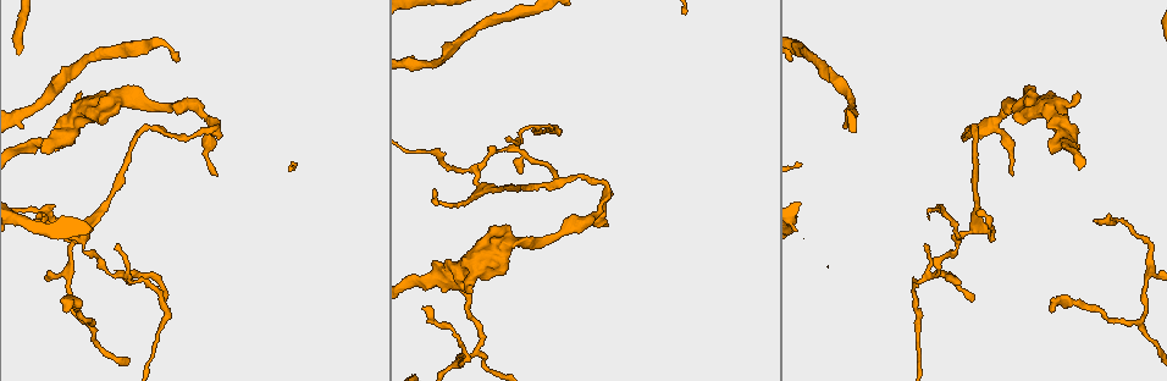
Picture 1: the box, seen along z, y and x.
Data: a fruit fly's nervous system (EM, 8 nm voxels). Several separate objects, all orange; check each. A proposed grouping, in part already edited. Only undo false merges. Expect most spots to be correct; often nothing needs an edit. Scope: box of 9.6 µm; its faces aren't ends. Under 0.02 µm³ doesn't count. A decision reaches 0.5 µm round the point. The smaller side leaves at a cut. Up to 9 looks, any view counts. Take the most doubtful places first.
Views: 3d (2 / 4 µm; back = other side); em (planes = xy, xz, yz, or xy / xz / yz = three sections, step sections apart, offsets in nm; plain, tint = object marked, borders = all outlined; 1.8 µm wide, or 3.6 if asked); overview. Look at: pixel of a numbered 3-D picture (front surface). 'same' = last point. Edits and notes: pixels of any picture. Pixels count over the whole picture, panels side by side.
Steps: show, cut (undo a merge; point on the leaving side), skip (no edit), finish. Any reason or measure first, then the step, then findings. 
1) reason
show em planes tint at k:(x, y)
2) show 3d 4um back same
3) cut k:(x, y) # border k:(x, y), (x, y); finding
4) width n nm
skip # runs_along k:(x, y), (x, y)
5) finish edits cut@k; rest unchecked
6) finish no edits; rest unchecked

a fork
show em yz step 4 tint at 1:(208, 121)

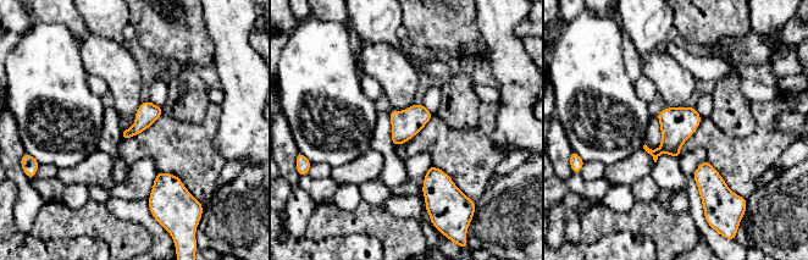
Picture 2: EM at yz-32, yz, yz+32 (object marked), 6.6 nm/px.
another direction
show em planes borders same

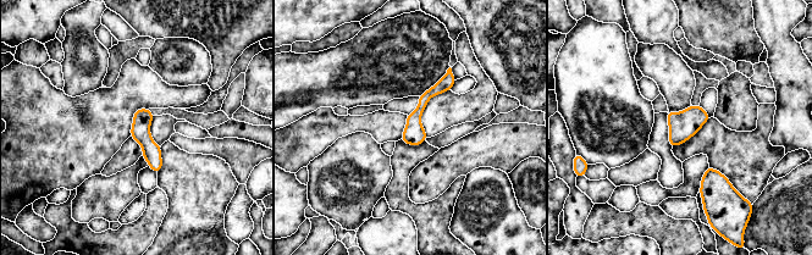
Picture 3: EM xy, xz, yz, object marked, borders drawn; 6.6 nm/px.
skip # runs_along 3:(449, 75), (423, 100), (406, 139); one cell here

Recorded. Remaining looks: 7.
arms part here
show em yz step 16 tint at 1:(117, 274)

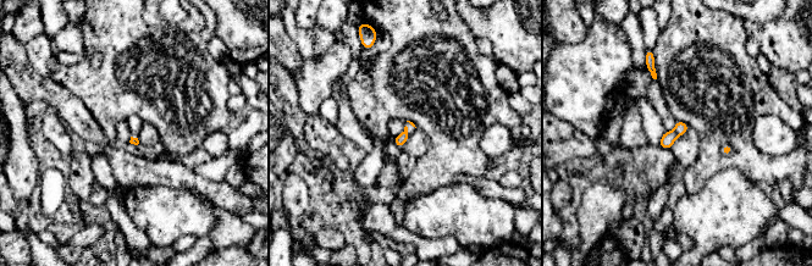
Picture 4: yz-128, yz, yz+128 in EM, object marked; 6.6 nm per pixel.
skip # one cell here

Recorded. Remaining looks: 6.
thick turns thin
show em planes tint at 1:(440, 277)

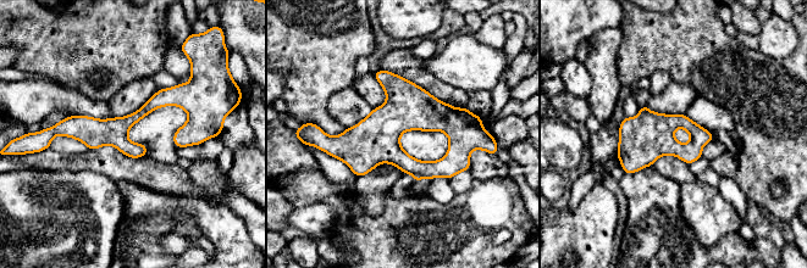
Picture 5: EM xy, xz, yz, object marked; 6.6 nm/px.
skip # one cell here

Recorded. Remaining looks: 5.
abrupt turn
show 3d 4um at 1:(1138, 324)

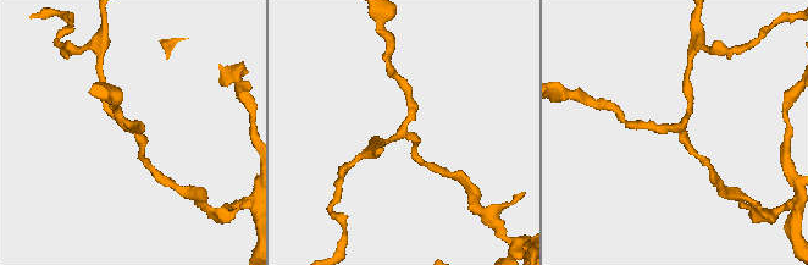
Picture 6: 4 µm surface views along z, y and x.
arms 3; now the EM
show em planes borders at 6:(132, 131)

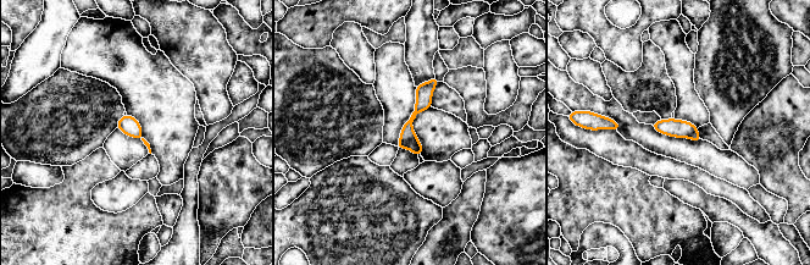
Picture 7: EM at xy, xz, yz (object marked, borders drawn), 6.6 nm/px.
width 110 nm
cut 7:(415, 147) # border 7:(415, 136), (405, 147); two cells meet here

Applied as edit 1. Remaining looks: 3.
finish edits cut@7; rest unchecked

